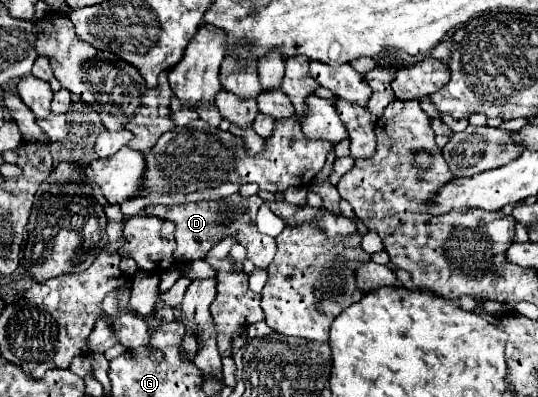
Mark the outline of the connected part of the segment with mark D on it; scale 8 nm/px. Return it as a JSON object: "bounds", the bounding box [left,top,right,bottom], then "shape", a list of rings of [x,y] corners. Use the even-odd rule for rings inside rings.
{"bounds":[146,193,277,269],"shape":[[[236,193],[232,197],[218,201],[198,201],[198,203],[182,203],[182,205],[148,205],[146,215],[162,217],[176,223],[178,245],[174,249],[174,259],[178,263],[192,263],[196,259],[206,259],[206,253],[214,247],[214,241],[218,241],[218,237],[224,237],[226,233],[234,233],[234,237],[238,237],[238,243],[246,247],[246,257],[256,267],[266,269],[275,257],[277,244],[275,238],[262,234],[256,229],[256,213],[264,203],[266,201],[258,195],[242,197],[240,193]]]}

